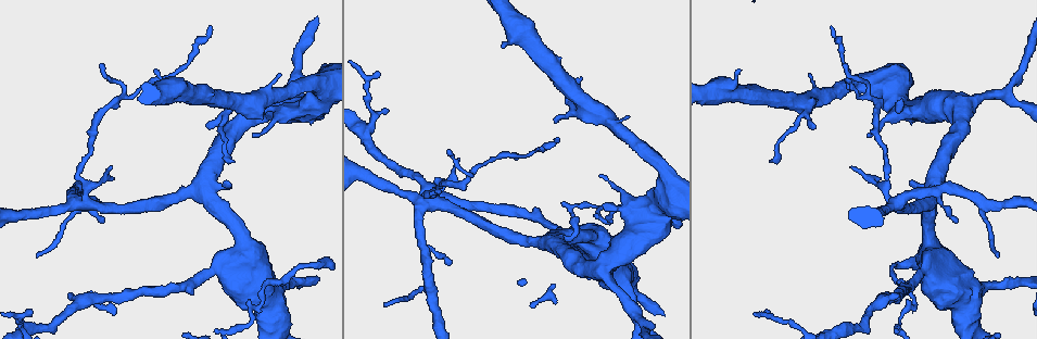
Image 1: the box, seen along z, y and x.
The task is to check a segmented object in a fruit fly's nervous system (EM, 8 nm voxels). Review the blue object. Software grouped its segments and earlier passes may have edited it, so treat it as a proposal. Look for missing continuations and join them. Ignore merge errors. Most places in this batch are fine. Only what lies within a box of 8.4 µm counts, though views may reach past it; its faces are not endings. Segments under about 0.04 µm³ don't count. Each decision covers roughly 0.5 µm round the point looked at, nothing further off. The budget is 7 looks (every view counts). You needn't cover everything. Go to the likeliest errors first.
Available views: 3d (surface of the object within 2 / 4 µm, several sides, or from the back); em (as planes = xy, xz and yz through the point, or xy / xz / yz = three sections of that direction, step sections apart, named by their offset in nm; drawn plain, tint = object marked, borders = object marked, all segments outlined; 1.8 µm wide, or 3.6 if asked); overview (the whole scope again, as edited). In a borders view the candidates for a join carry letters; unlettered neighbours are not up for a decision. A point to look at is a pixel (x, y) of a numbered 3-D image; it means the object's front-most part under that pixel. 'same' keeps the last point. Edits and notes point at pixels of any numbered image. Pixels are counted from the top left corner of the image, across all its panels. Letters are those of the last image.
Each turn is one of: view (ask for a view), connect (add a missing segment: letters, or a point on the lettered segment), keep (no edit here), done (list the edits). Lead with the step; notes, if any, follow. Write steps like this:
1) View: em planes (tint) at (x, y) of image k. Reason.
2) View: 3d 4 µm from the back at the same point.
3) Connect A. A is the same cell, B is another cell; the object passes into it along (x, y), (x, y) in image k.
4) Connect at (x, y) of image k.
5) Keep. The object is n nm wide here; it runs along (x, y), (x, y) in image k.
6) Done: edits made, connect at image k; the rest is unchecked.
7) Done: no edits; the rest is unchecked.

View: 3d 2 µm at (385, 304) of image 1. Branch stops here.

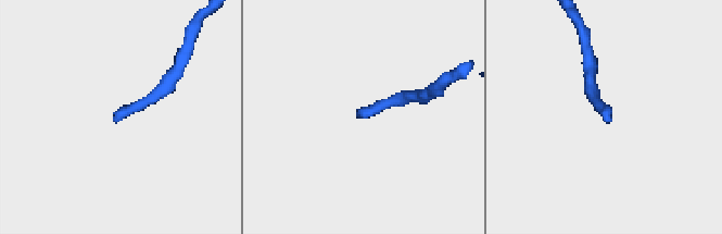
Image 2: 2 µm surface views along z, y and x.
View: em planes (plain) at (606, 122) of image 2.

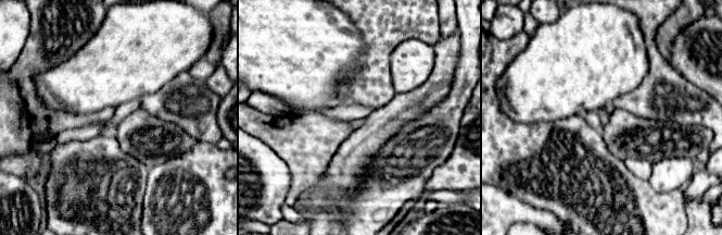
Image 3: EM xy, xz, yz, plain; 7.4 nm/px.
View: em planes (borders) at the same point. See the neighbours.

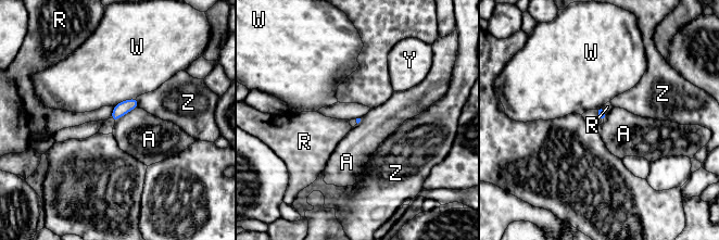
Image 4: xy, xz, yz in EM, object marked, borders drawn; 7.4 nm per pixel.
Keep. A, R, W, Y and Z are other cells; a border runs along (137, 106), (123, 114), (115, 122) in image 4; no lettered segment goes on from it.

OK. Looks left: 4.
View: 3d 2 µm at (868, 136) of image 1. Tapers out.

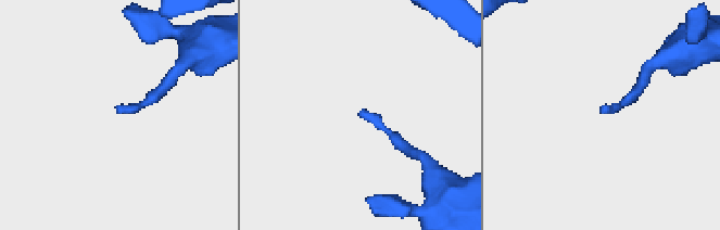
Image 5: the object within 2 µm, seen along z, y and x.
View: em planes (plain) at (359, 112) of image 5. Need the tissue.

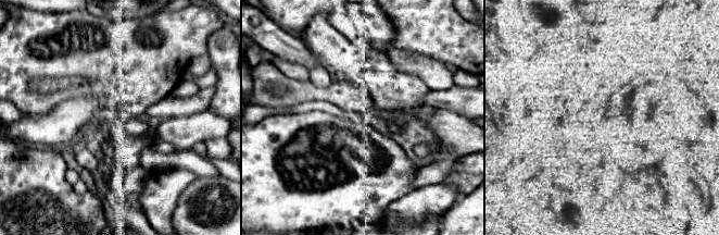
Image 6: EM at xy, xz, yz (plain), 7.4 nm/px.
View: em planes (borders) at the same point. See the neighbours.

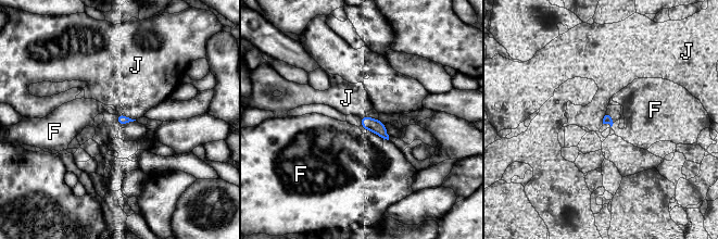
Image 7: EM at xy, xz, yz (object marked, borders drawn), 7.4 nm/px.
Keep. F and J are other cells; a border runs along (117, 114), (124, 114), (135, 120) in image 7; no lettered segment goes on from it.

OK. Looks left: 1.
View: em 3.6 µm xy step 4 (borders) at (232, 160) of image 1. An open end.

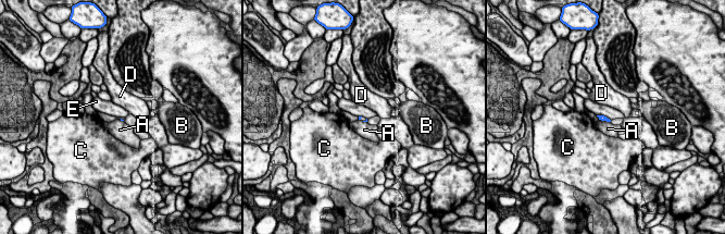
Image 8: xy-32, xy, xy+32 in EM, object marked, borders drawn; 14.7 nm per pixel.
Keep. A, B, C, D and E are other cells; a border runs along (597, 114), (603, 114), (611, 120) in image 8; no lettered segment goes on from it.

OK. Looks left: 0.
Done: no edits; the rest is unchecked.

